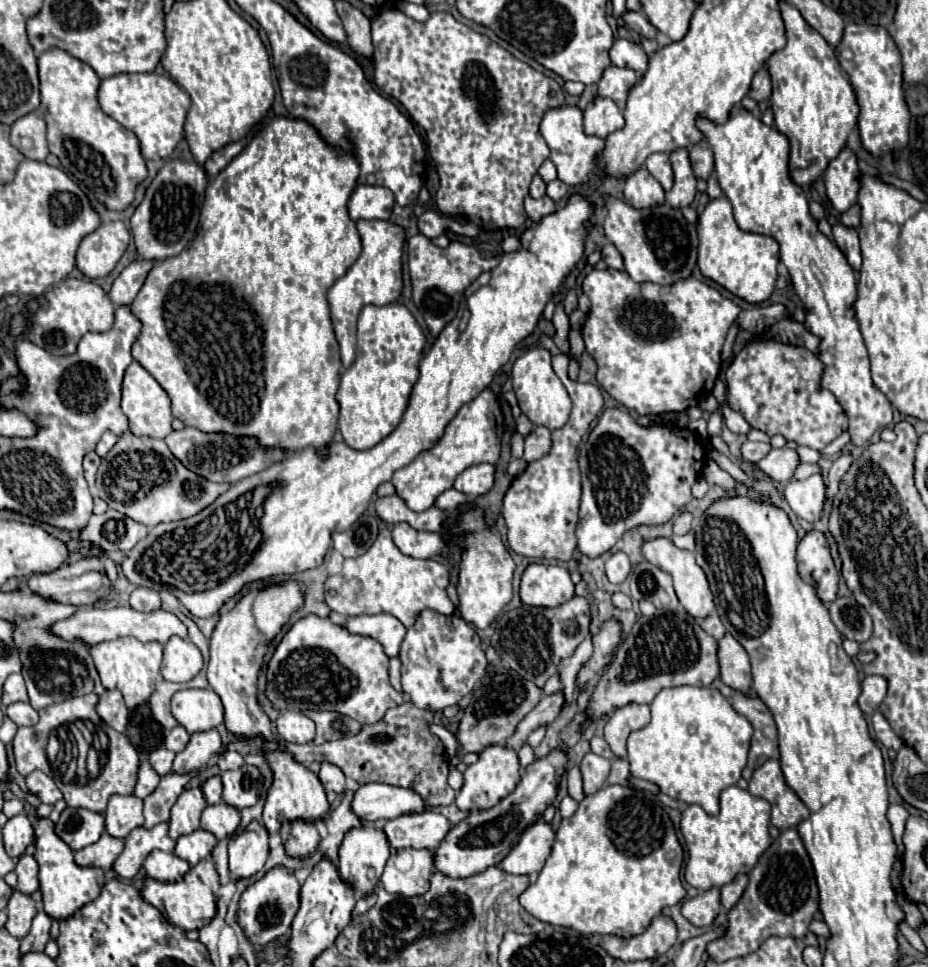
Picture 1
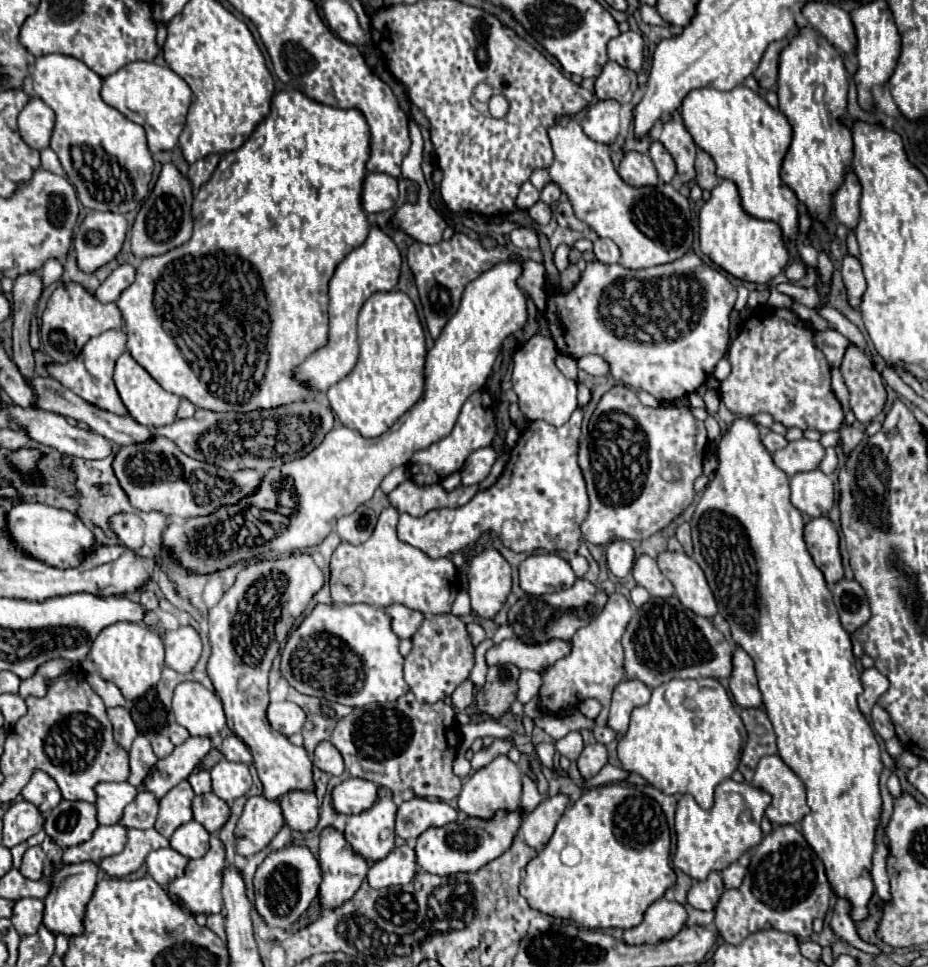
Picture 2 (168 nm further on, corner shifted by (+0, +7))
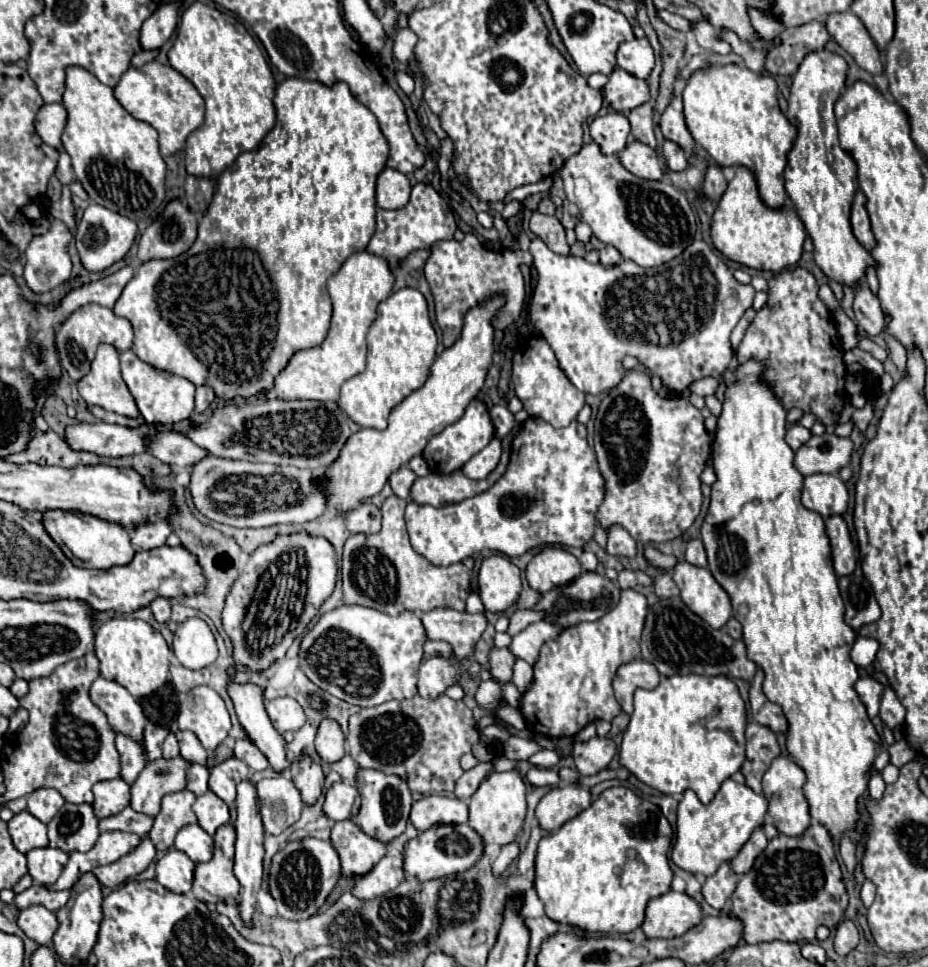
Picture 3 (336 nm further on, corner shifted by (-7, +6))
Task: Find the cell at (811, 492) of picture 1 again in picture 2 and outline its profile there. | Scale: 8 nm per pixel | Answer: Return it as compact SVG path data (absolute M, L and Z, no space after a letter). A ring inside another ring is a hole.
M820 470L794 474L790 478L790 490L792 504L812 518L826 516L834 506L834 482Z

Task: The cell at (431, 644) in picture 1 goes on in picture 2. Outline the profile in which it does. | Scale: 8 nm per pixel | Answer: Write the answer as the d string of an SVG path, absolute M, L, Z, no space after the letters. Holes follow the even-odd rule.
M430 614L412 636L412 650L404 658L404 680L420 702L438 702L468 680L474 668L474 646L462 618L454 614Z

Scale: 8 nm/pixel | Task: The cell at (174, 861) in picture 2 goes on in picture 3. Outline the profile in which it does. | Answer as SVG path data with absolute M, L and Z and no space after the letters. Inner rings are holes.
M171 849L157 861L157 881L173 893L189 893L193 885L195 863L181 851Z

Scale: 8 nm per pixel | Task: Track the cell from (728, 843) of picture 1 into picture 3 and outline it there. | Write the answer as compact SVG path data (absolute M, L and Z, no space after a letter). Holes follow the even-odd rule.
M727 779L707 805L703 805L697 795L687 789L677 809L677 837L671 851L671 861L693 875L713 875L721 863L731 861L739 853L753 829L763 823L765 813L767 799L757 795L747 785L735 783L733 779Z

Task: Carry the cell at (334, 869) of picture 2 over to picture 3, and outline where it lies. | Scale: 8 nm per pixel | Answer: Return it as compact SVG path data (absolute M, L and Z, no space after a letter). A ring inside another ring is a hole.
M337 821L331 829L331 843L341 857L343 875L363 875L387 855L387 845L359 829L355 821Z

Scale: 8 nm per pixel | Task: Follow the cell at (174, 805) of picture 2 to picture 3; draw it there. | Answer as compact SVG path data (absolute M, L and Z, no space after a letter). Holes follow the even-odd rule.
M187 789L163 797L161 811L155 817L151 831L147 833L147 837L151 837L157 851L167 851L169 847L173 847L177 831L185 825L197 823L197 817L191 809L193 801L195 795Z

